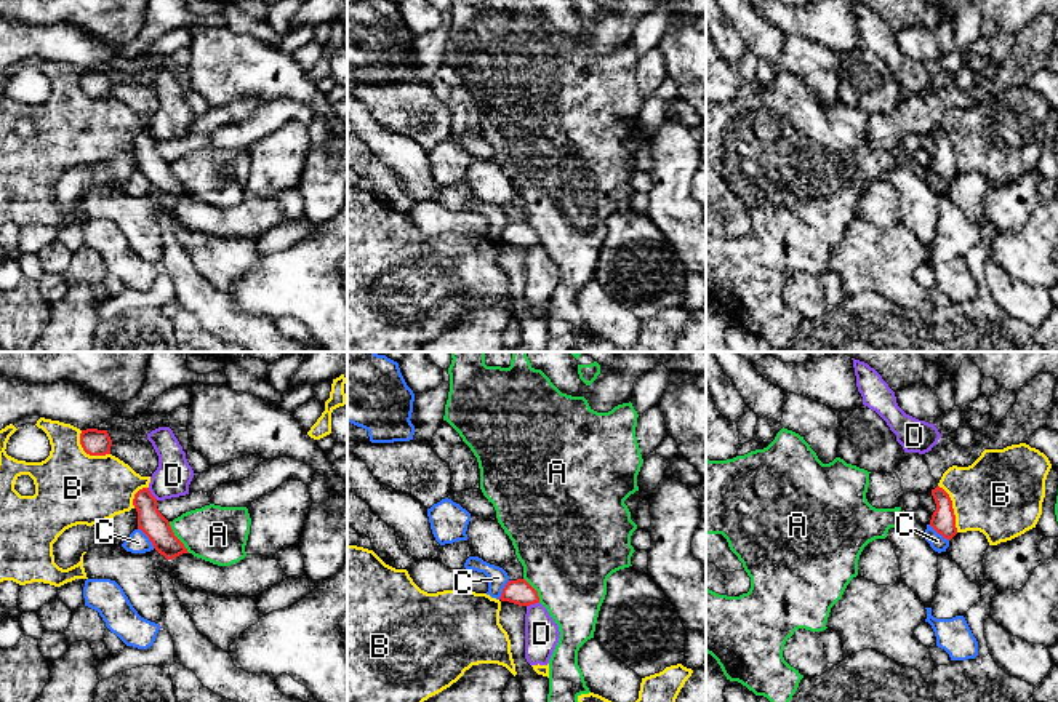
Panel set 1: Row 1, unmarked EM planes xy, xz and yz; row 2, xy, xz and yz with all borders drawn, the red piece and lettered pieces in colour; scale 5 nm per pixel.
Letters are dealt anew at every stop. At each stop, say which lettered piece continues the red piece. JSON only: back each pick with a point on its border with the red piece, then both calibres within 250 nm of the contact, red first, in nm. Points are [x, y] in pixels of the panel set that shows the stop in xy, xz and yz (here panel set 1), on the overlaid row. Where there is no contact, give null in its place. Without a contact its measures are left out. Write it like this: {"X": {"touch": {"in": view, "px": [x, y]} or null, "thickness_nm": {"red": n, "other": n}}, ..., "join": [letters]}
{"join": []}

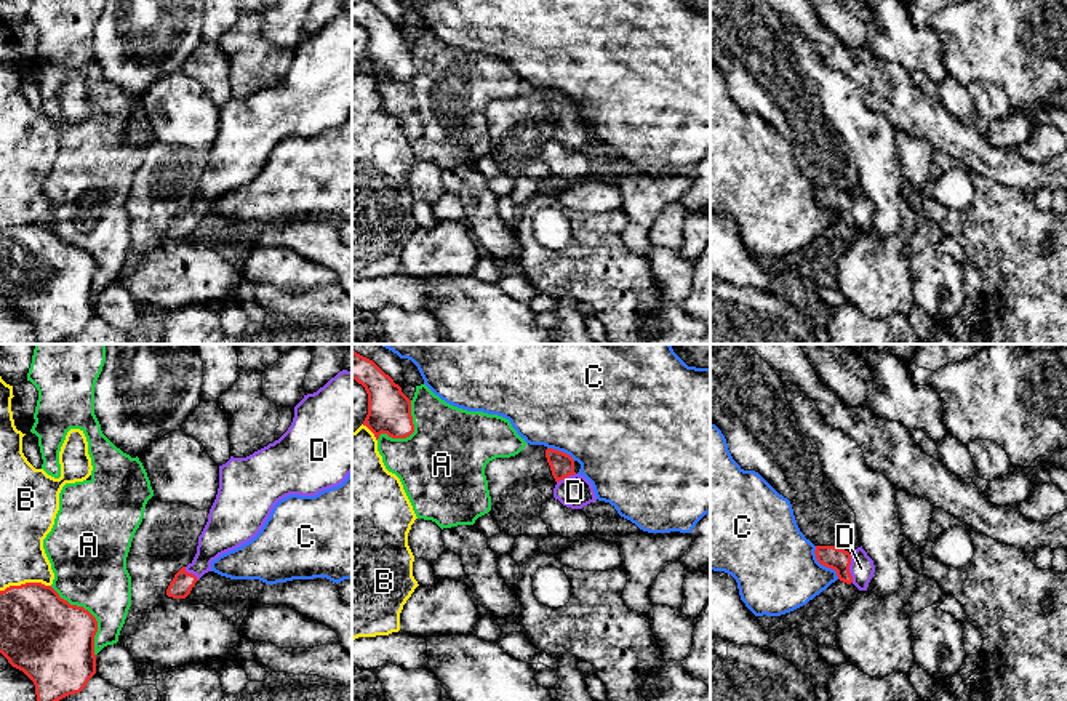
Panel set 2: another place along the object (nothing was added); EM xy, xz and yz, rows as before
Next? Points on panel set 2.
{"D": {"touch": {"in": "yz", "px": [848, 568]}, "thickness_nm": {"red": 110, "other": 120}}, "join": ["D"]}

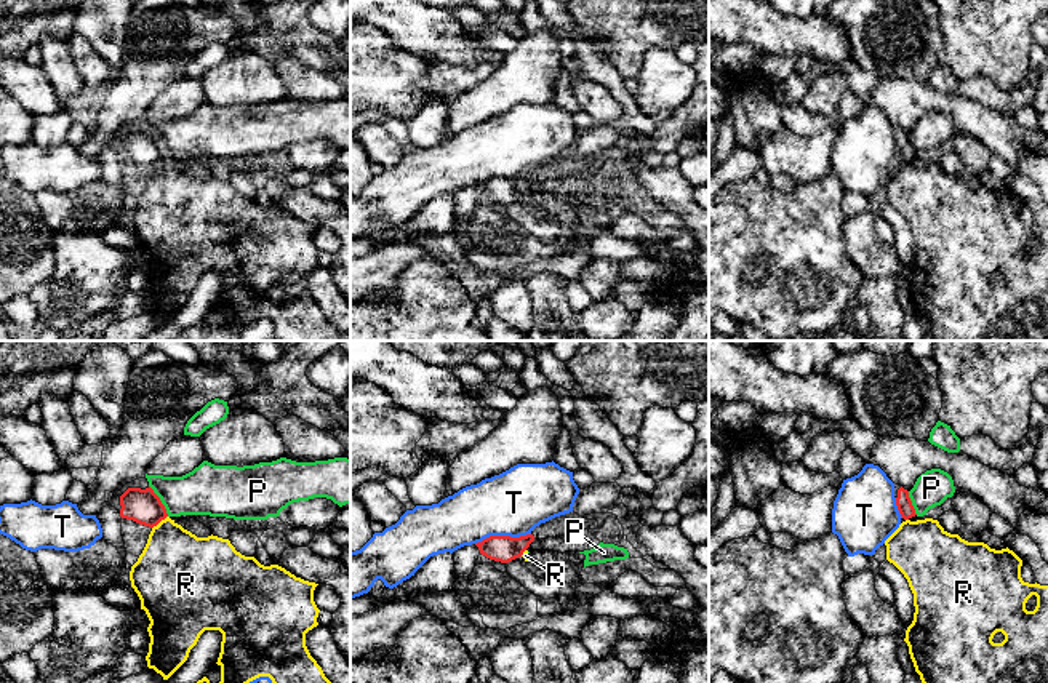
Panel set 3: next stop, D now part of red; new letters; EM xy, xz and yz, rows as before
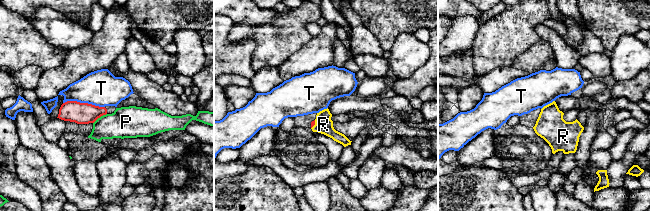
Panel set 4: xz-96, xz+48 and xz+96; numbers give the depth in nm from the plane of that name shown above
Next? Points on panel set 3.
{"join": []}

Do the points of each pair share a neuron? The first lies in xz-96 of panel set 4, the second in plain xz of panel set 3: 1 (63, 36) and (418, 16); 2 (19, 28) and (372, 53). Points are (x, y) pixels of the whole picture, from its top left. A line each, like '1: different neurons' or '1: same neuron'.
1: same neuron
2: same neuron

